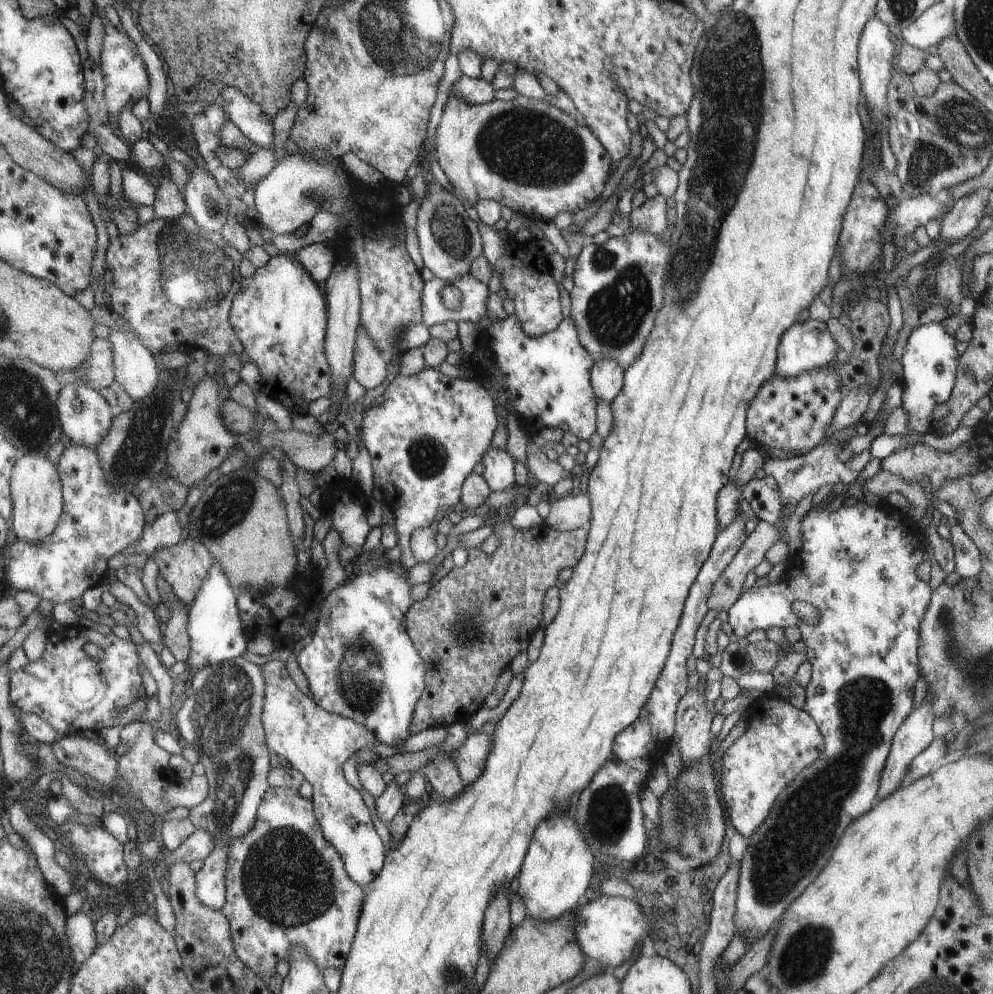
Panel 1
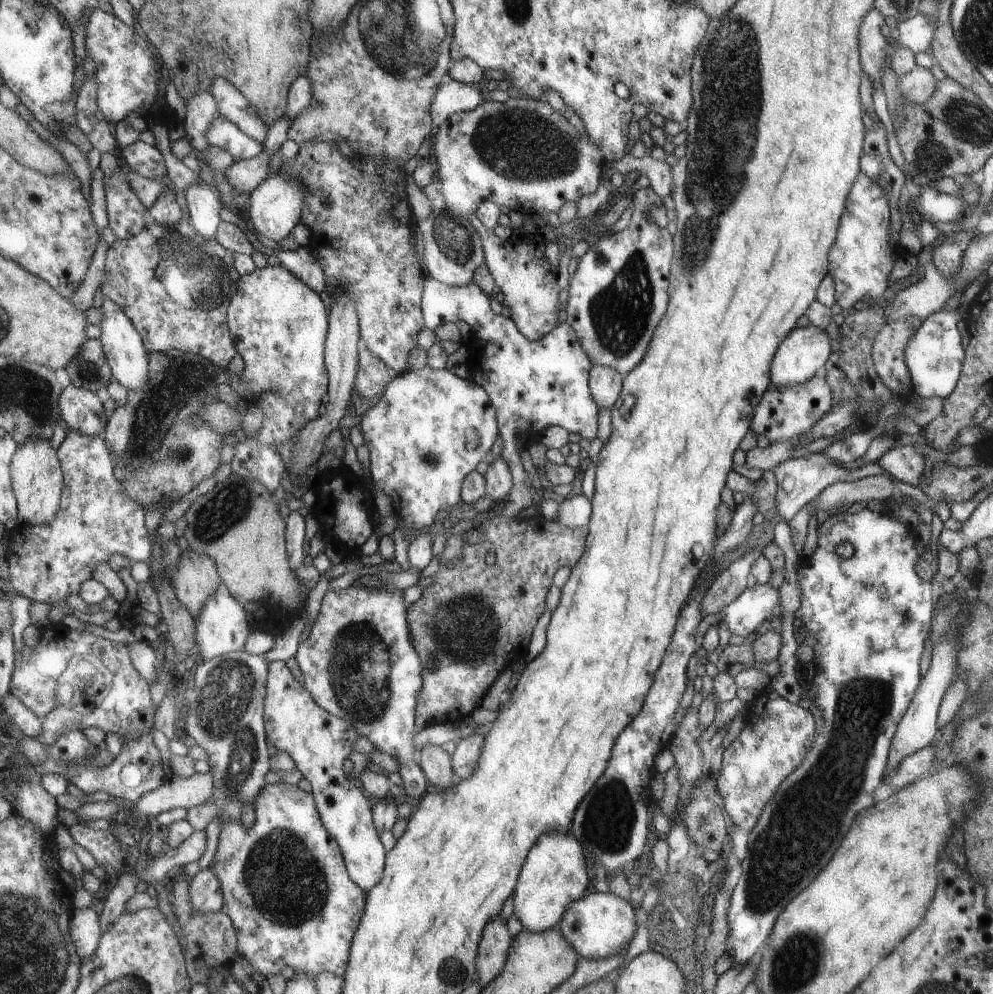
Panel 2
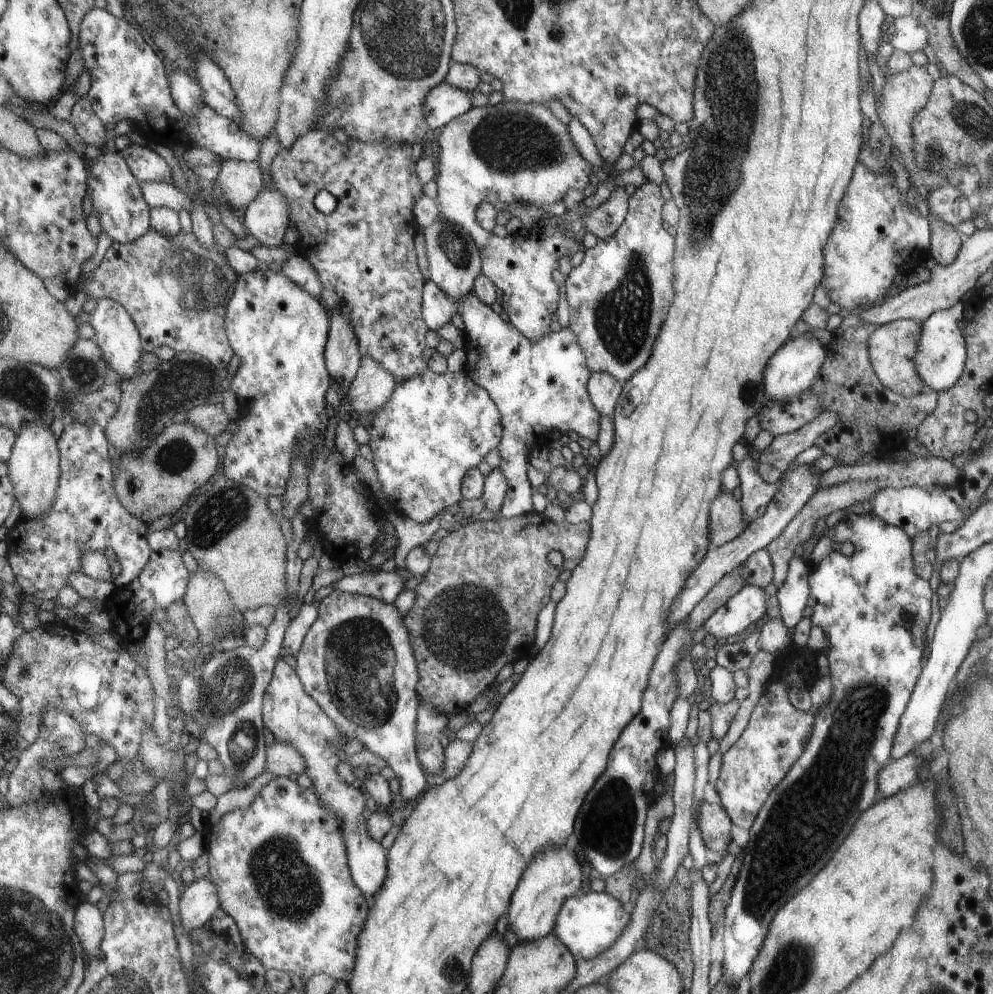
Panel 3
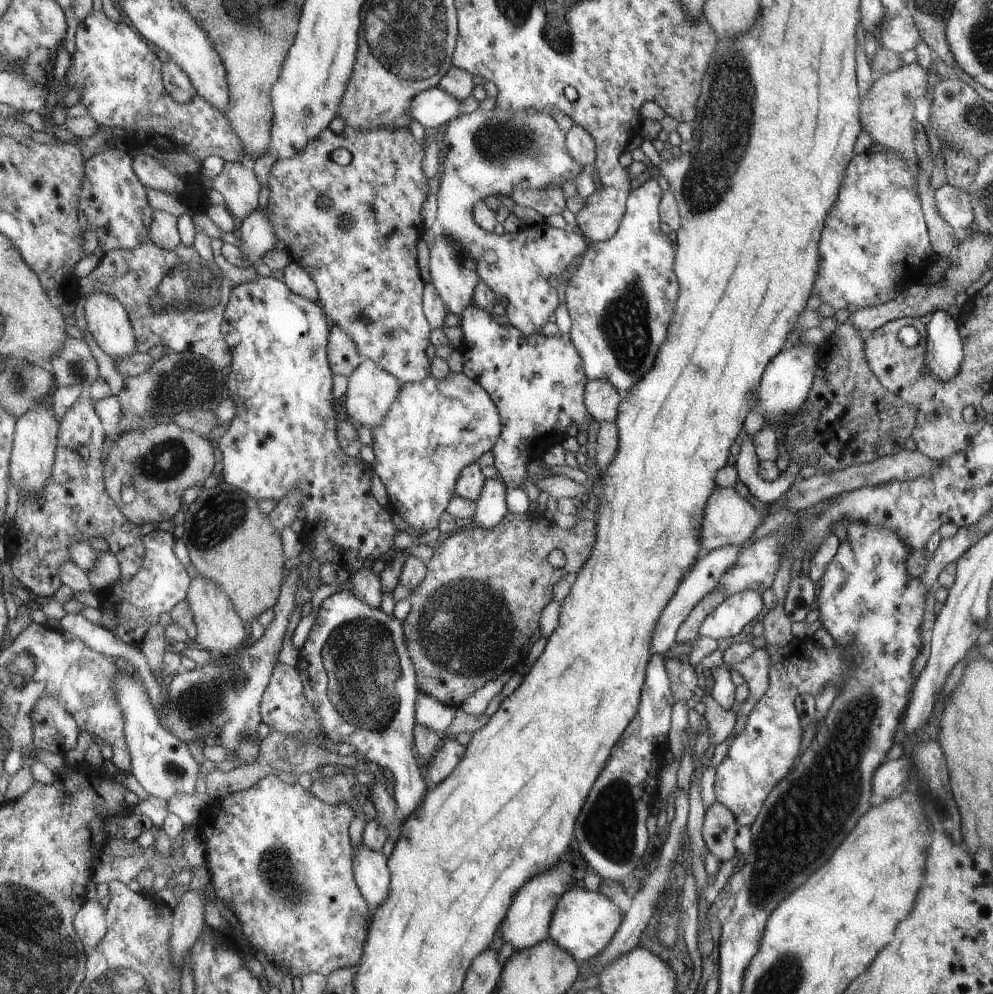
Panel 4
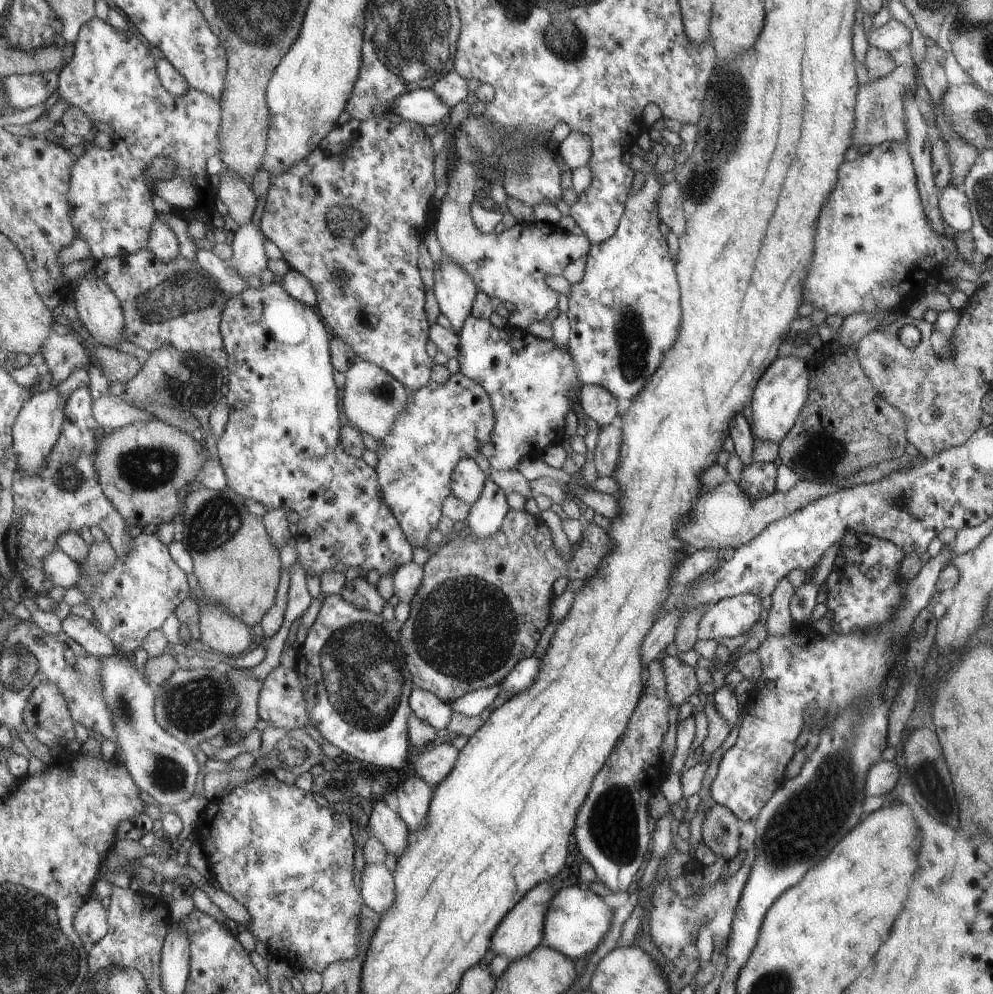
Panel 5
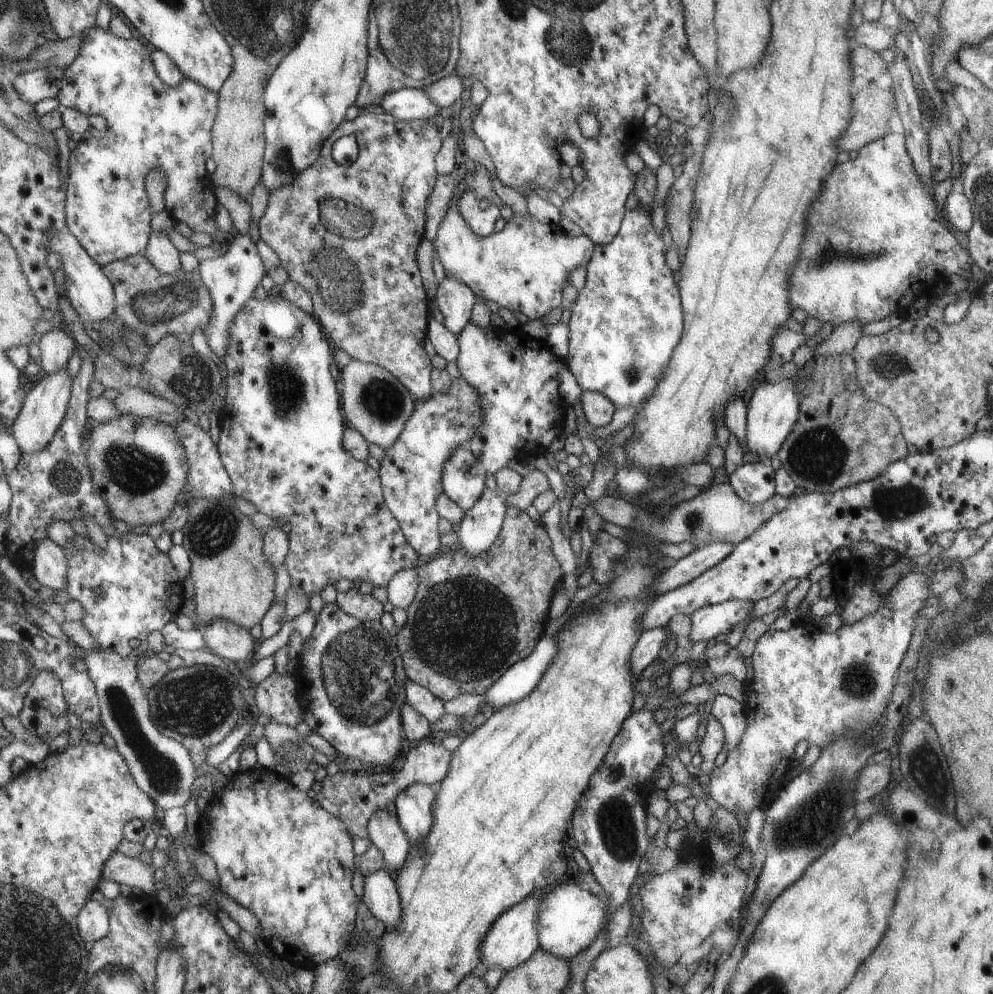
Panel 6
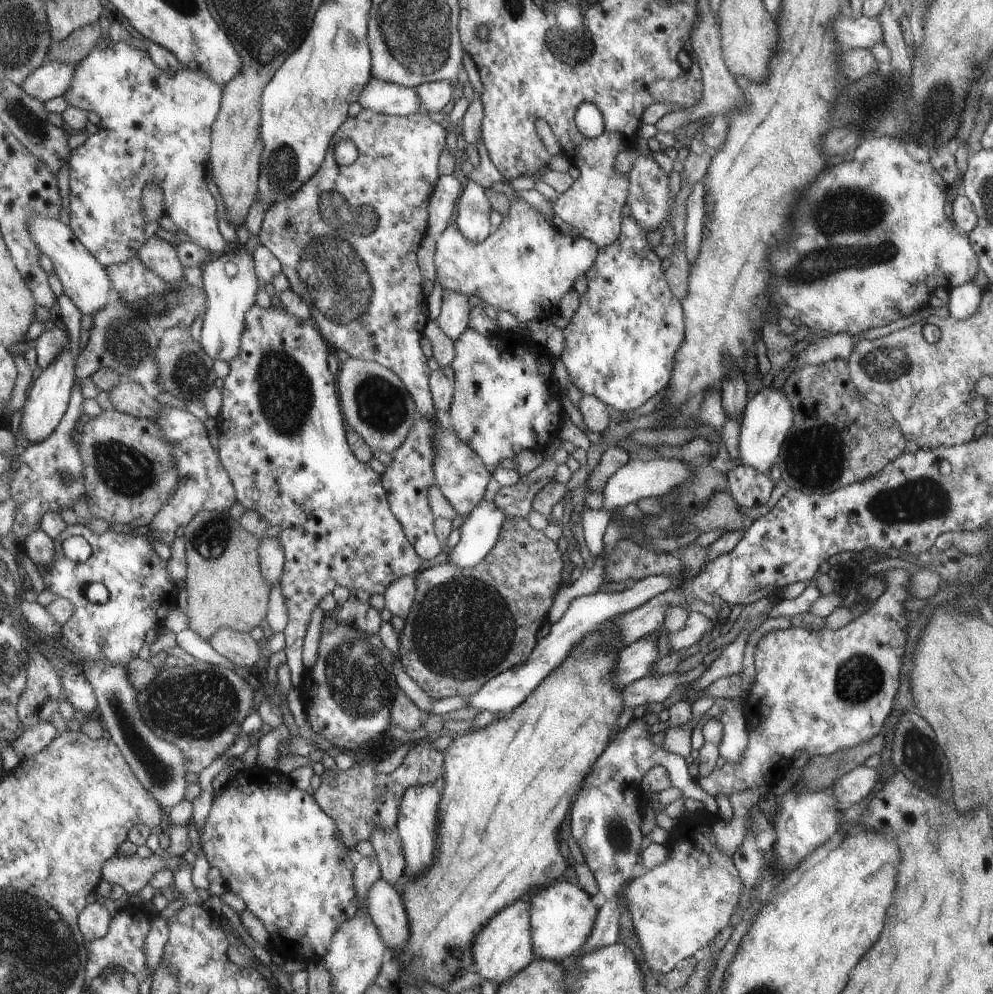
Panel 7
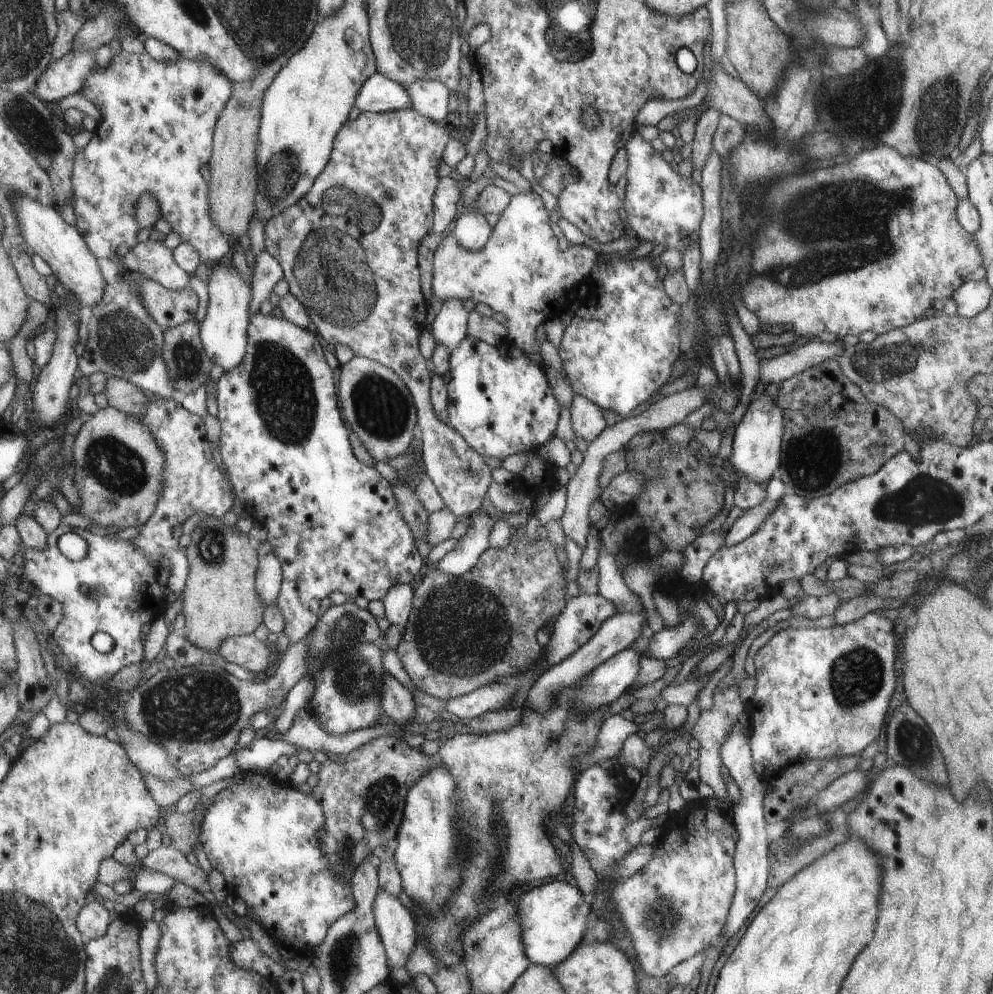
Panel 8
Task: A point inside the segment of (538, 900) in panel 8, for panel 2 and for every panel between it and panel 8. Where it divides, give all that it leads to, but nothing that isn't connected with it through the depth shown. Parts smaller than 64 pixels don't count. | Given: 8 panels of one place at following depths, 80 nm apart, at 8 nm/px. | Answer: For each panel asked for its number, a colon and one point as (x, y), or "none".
2: (598, 926)
3: (588, 923)
4: (583, 923)
5: (576, 920)
6: (568, 920)
7: (561, 916)

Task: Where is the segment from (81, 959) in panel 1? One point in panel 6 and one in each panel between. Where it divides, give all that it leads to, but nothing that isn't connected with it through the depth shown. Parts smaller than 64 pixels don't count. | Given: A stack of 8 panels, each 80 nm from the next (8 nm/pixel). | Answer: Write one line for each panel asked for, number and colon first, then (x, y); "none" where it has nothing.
2: (86, 929)
3: (90, 926)
4: (91, 924)
5: (92, 922)
6: (94, 921)

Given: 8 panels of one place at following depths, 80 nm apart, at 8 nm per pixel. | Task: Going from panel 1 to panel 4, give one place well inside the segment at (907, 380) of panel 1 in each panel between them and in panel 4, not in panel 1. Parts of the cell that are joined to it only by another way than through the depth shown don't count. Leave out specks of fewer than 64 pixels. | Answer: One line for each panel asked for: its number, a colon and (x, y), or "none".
2: (934, 356)
3: (939, 359)
4: (943, 352)

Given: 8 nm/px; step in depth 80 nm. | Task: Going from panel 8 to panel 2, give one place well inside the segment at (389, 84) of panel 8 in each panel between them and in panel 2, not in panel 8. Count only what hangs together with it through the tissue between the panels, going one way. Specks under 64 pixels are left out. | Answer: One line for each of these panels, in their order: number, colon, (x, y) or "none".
2: (454, 96)
3: (444, 102)
4: (432, 107)
5: (422, 106)
6: (406, 104)
7: (387, 98)

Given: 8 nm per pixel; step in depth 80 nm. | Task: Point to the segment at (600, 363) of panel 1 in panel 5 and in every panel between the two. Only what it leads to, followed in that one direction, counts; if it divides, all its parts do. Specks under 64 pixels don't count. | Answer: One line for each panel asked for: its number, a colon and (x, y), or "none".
2: (604, 383)
3: (603, 390)
4: (601, 399)
5: (597, 403)

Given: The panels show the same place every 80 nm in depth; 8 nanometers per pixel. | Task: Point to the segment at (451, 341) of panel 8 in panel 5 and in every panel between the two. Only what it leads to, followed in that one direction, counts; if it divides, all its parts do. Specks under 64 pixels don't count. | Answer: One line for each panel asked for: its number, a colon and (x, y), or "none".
5: (454, 289)
6: (455, 301)
7: (453, 318)

